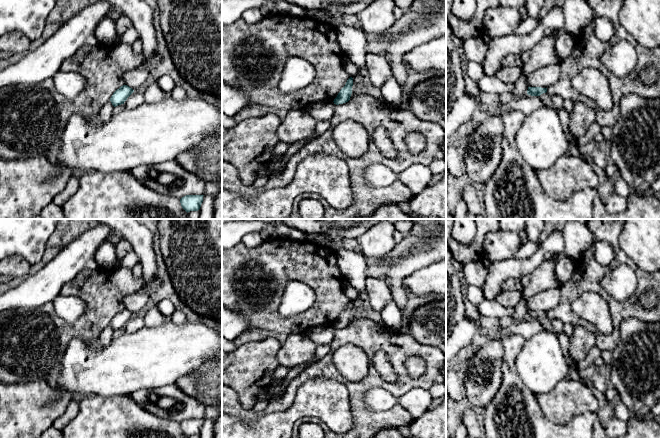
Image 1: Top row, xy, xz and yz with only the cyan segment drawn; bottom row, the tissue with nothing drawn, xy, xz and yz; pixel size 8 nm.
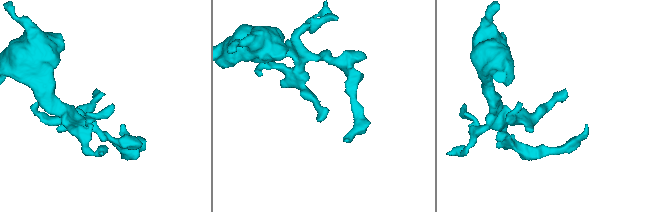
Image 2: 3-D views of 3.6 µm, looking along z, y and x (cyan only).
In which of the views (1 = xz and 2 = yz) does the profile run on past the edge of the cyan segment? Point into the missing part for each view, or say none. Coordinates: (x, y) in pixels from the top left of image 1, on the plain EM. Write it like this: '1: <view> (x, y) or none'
1: none
2: none

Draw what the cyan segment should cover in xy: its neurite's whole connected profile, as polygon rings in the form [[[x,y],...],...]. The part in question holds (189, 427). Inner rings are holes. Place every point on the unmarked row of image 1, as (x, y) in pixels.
[[[186,419],[180,423],[182,432],[188,437],[198,435],[203,426],[204,419]]]

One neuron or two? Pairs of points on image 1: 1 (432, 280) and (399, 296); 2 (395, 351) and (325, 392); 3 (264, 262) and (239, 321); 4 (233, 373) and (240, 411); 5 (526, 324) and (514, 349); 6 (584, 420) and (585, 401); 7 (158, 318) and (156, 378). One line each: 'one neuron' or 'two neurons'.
1: two neurons
2: two neurons
3: two neurons
4: two neurons
5: two neurons
6: two neurons
7: two neurons

